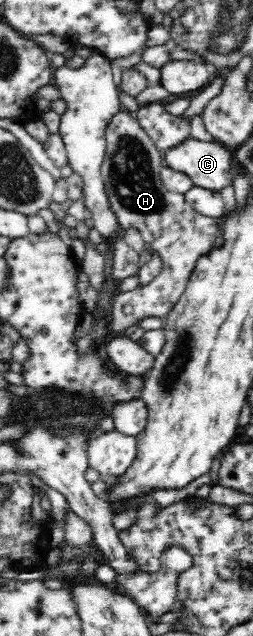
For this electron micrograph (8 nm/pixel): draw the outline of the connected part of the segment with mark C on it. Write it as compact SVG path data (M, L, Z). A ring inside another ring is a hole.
M186 139L166 151L164 162L165 166L188 175L194 186L206 190L220 191L233 182L235 161L222 143Z

